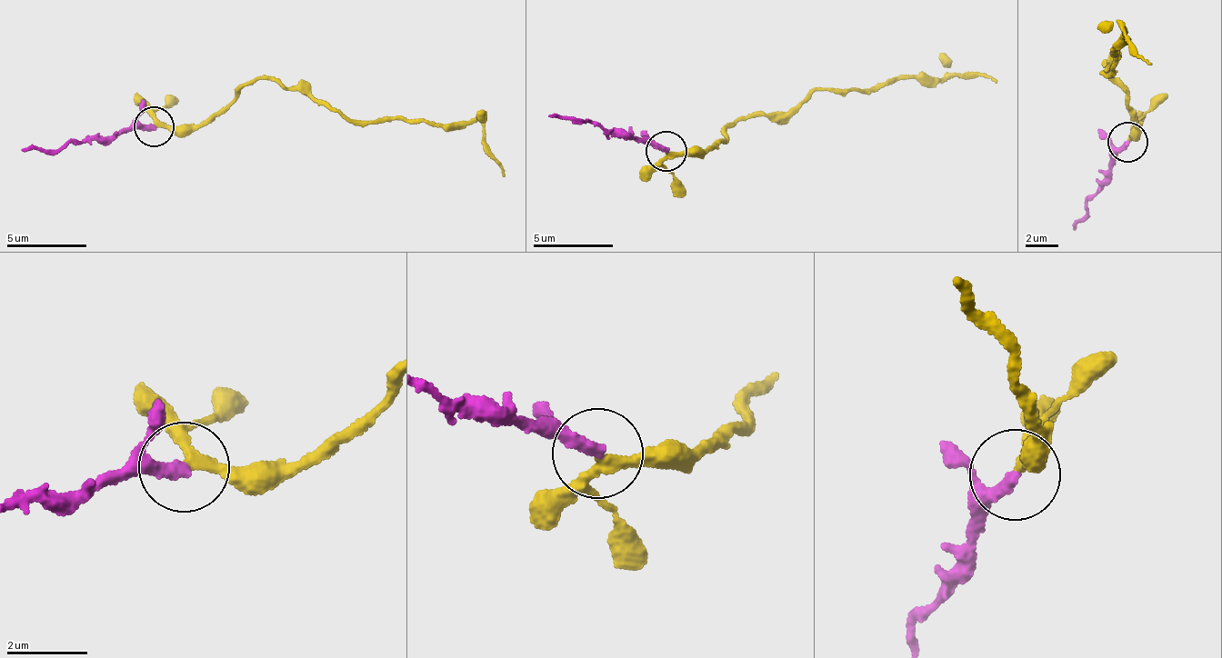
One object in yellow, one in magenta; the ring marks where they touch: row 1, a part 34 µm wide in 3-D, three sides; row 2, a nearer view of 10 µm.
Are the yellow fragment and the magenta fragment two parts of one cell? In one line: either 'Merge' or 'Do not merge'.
Do not merge

